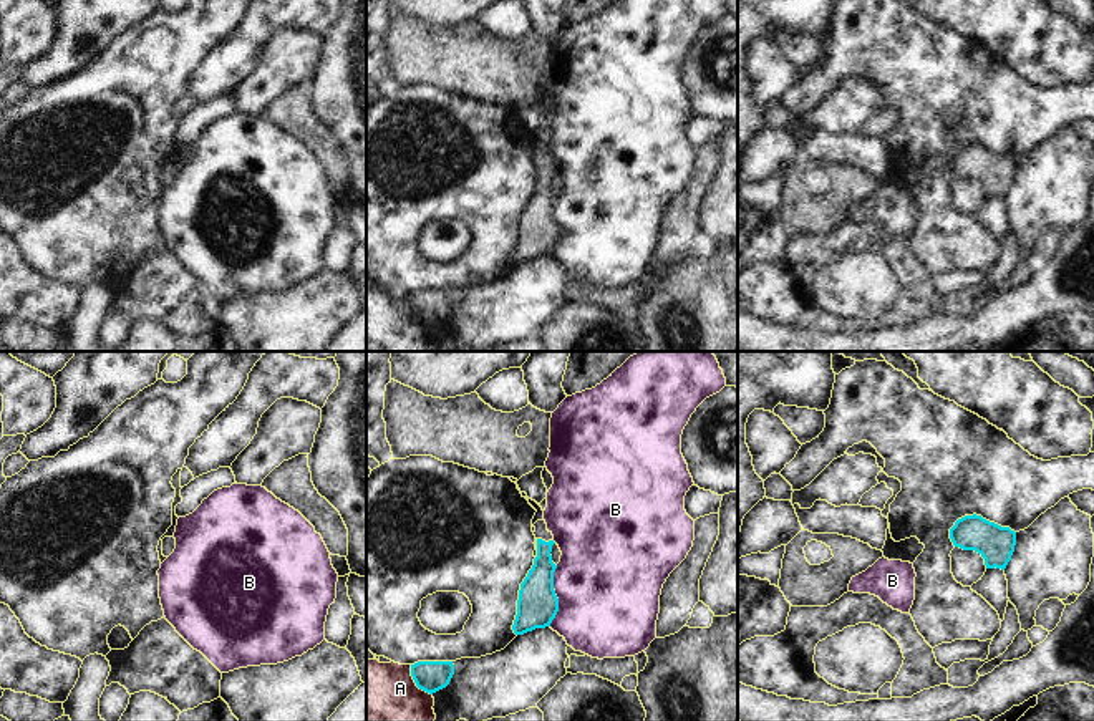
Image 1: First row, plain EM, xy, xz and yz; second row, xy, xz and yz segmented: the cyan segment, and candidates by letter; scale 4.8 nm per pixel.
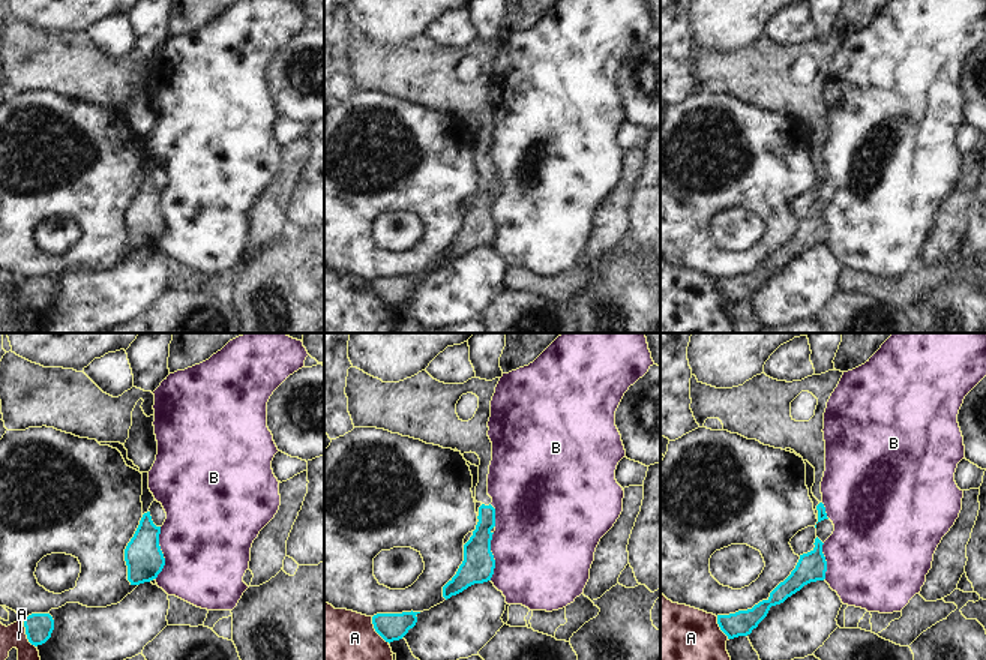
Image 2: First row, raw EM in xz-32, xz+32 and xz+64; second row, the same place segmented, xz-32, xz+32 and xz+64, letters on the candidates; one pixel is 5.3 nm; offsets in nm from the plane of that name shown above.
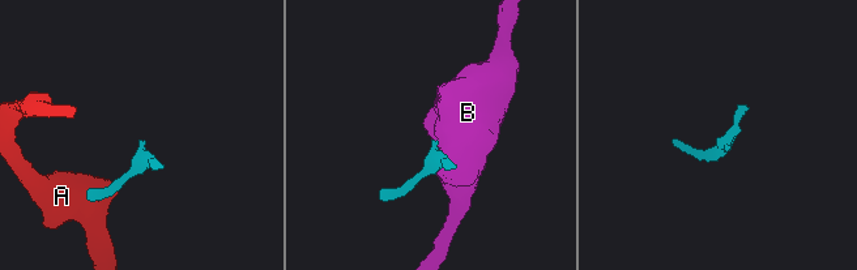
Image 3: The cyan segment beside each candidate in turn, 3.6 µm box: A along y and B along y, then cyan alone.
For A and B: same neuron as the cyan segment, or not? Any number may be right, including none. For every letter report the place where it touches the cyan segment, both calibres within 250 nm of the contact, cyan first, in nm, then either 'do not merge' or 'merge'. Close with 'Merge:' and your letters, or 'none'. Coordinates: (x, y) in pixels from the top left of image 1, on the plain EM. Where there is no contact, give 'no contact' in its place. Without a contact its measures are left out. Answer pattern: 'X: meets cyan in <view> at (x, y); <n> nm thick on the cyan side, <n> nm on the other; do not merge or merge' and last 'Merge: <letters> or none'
A: meets cyan in xz at (415, 310); 150 nm thick on the cyan side, 500 nm on the other; do not merge
B: meets cyan in xz at (556, 224); 200 nm thick on the cyan side, 500 nm on the other; do not merge
Merge: none

